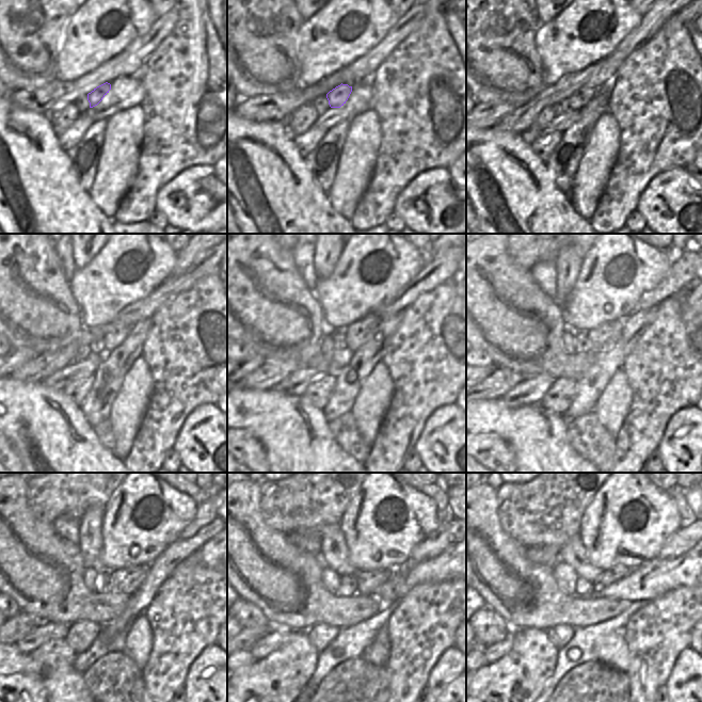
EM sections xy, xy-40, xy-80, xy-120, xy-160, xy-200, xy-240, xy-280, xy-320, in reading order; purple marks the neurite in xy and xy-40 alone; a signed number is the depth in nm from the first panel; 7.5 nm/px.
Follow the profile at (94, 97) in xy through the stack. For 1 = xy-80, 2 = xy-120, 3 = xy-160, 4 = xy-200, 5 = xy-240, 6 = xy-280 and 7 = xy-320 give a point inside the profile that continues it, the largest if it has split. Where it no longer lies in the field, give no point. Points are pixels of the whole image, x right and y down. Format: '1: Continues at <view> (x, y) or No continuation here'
1: Continues at xy-80 (579, 98)
2: Continues at xy-120 (114, 336)
3: Continues at xy-160 (354, 337)
4: Continues at xy-200 (602, 340)
5: Continues at xy-240 (127, 579)
6: Continues at xy-280 (366, 580)
7: Continues at xy-320 (608, 577)

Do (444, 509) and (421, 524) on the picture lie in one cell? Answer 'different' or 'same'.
different

